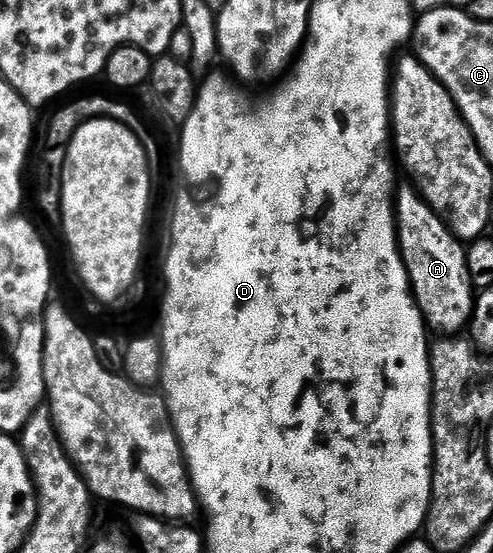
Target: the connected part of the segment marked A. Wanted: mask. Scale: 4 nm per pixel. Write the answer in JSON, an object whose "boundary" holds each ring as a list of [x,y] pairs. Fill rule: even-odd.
{"boundary":[[[401,188],[396,194],[396,236],[400,238],[400,254],[416,306],[433,334],[463,334],[469,328],[477,298],[466,267],[465,246],[415,188],[407,188]]]}

